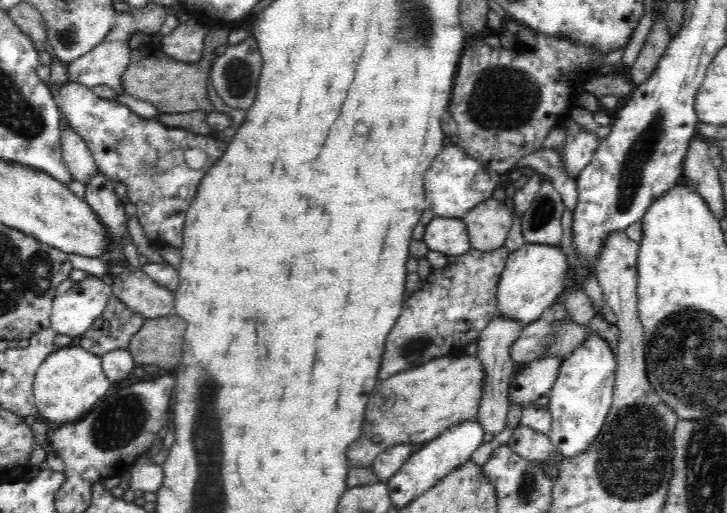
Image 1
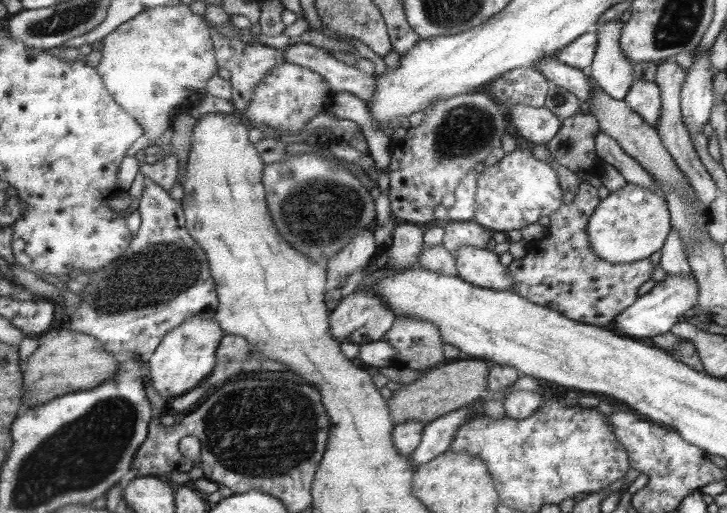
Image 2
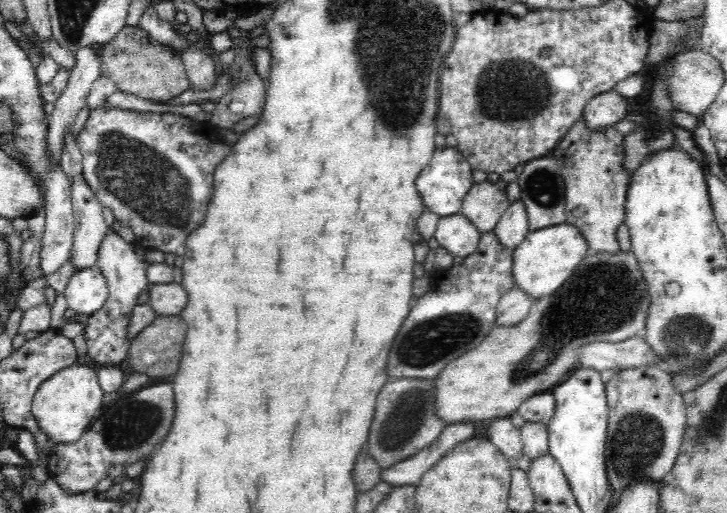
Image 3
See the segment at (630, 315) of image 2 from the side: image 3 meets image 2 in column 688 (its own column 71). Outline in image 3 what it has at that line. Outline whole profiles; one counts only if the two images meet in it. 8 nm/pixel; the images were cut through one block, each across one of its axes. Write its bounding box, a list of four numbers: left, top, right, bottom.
[65,265,108,314]

